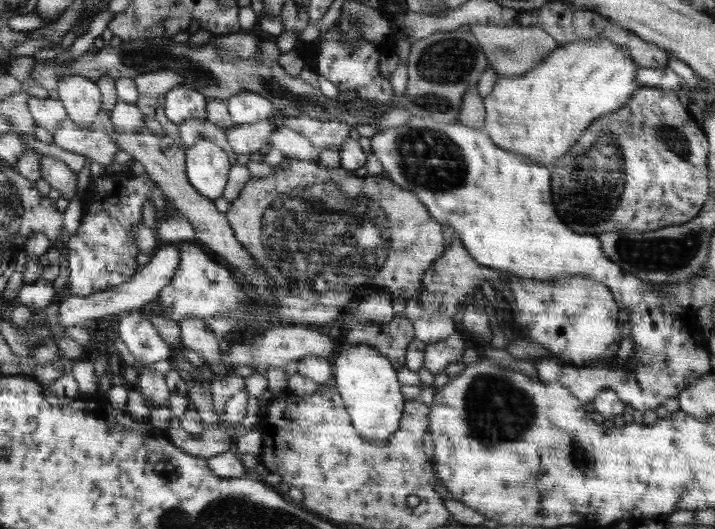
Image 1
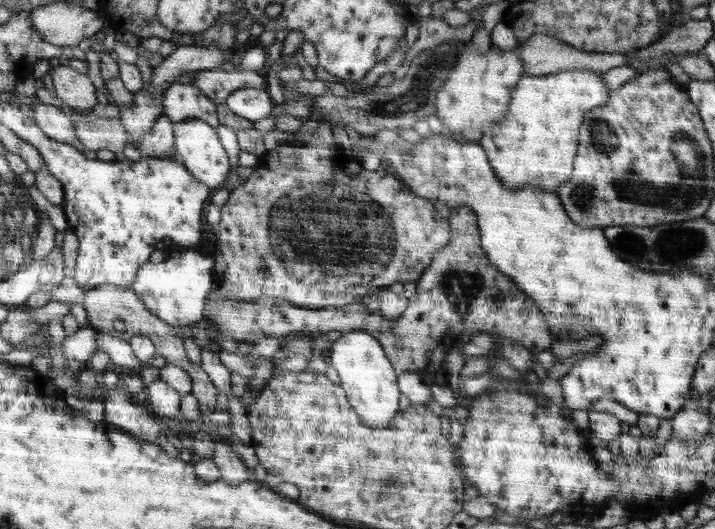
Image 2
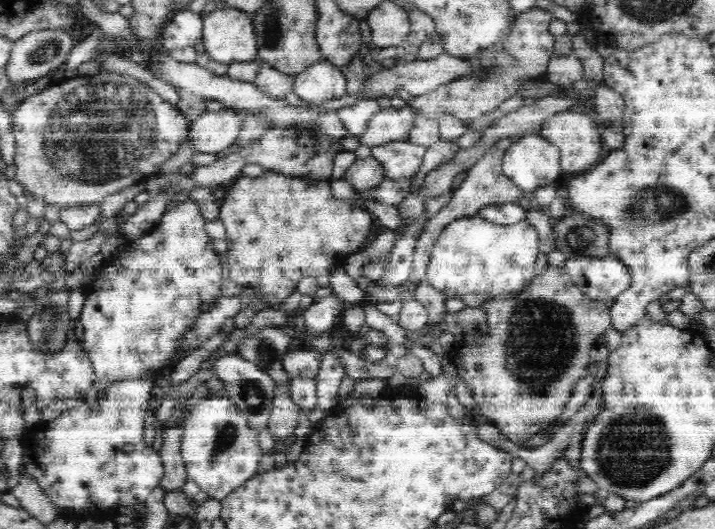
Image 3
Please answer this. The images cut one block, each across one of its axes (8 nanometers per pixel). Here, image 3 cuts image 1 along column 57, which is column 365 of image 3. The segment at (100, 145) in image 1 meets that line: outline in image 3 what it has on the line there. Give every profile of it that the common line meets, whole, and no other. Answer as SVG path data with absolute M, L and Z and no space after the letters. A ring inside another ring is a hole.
M410 104L401 108L380 109L370 118L368 128L359 135L360 145L364 144L372 148L388 141L406 141L417 115Z

